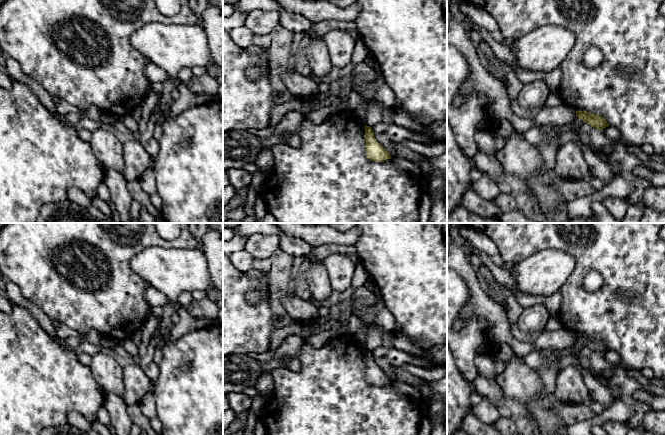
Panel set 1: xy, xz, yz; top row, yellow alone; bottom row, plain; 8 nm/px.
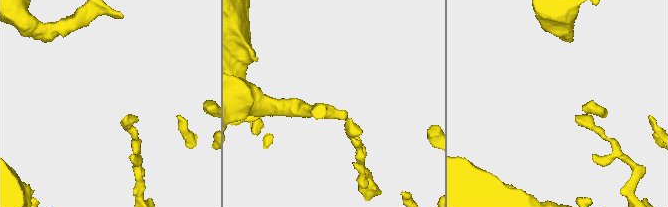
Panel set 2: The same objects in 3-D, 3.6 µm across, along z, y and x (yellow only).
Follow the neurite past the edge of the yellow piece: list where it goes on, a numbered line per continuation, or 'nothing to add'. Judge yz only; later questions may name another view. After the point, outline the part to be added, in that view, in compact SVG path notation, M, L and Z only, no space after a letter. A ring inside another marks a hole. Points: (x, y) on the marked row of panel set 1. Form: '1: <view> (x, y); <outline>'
nothing to add

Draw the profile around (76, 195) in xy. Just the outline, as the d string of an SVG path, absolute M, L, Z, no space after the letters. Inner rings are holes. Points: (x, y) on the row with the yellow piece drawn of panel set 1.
M71 189L69 191L69 199L71 201L75 201L82 206L90 206L91 205L91 198L86 196L81 190L79 189Z

